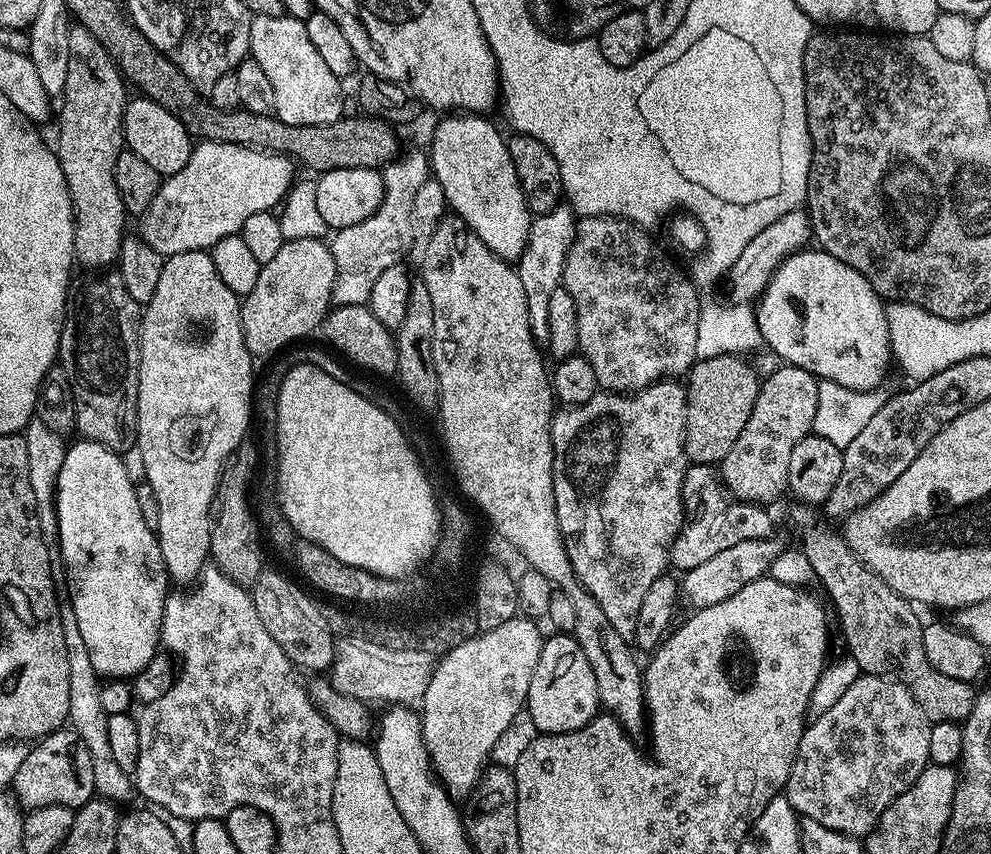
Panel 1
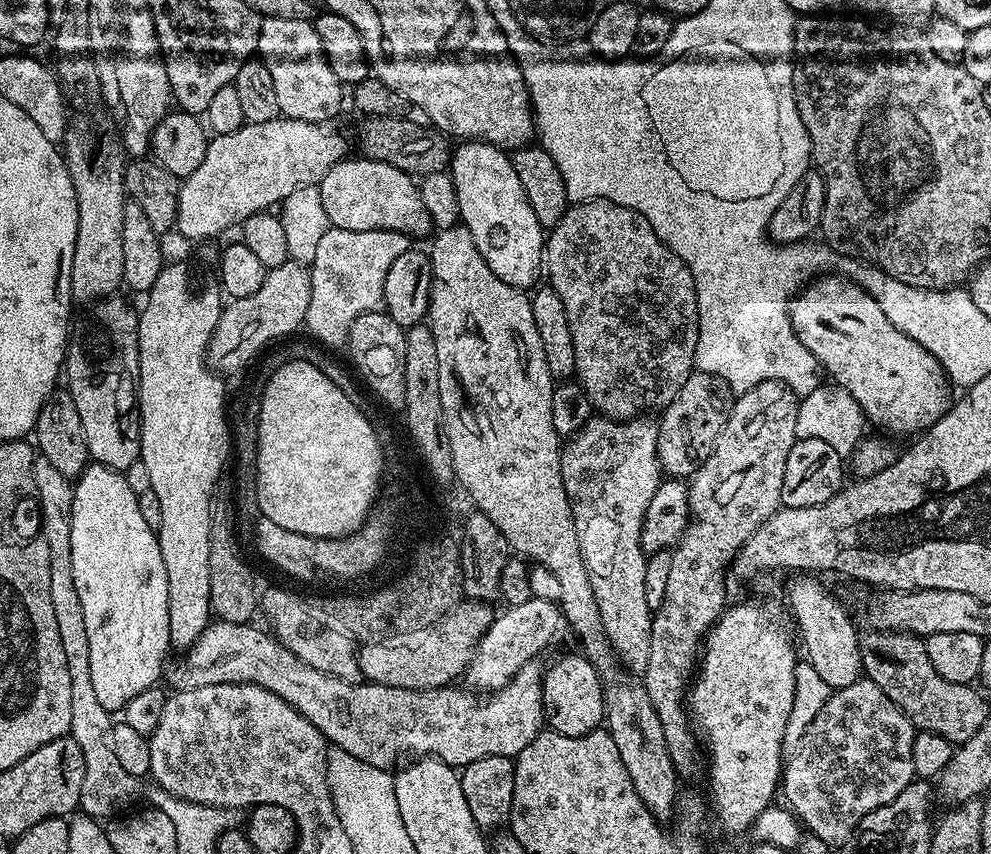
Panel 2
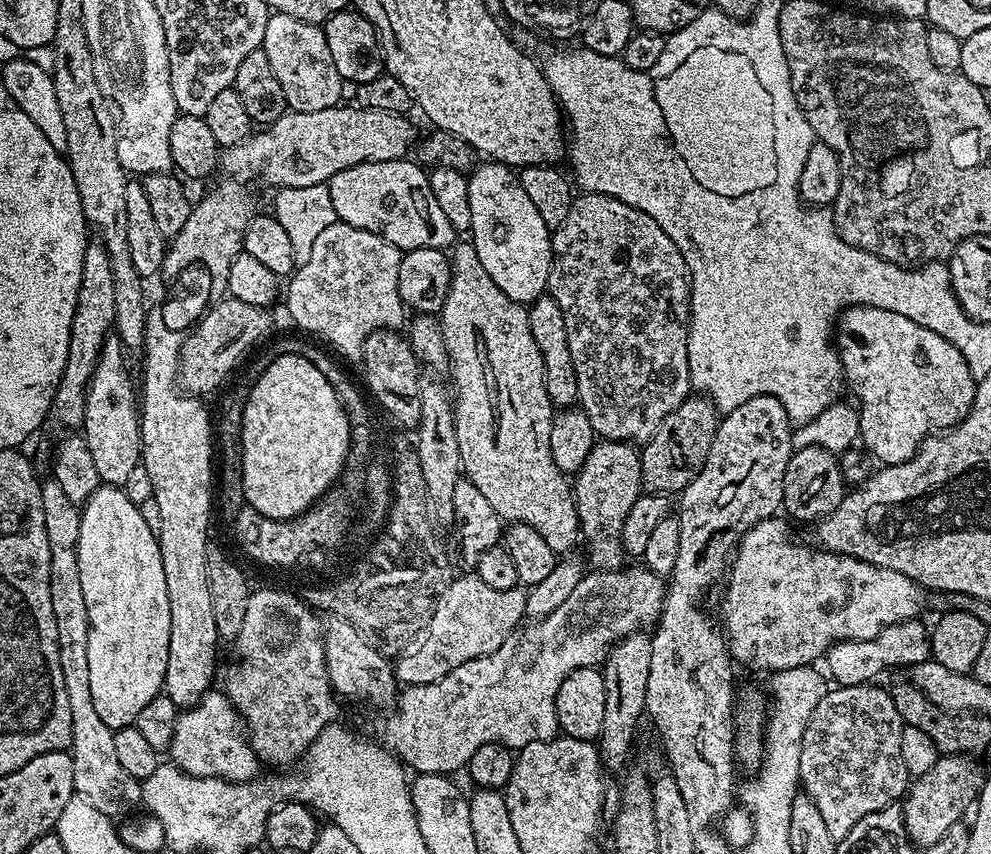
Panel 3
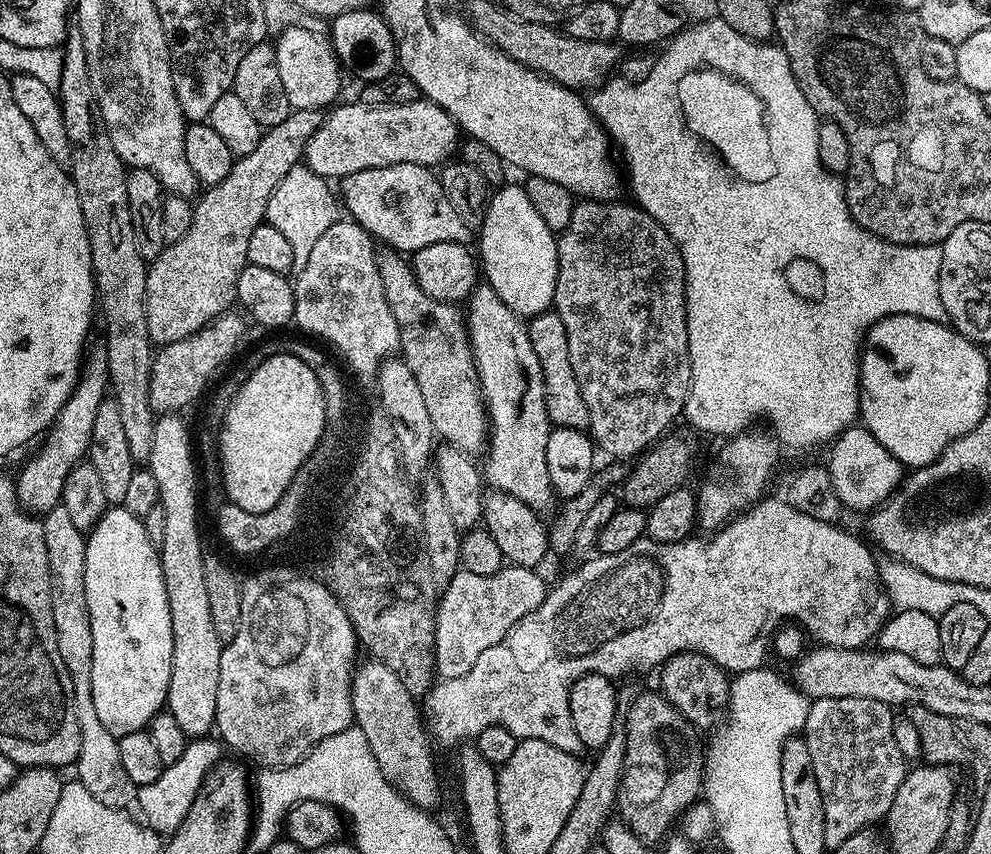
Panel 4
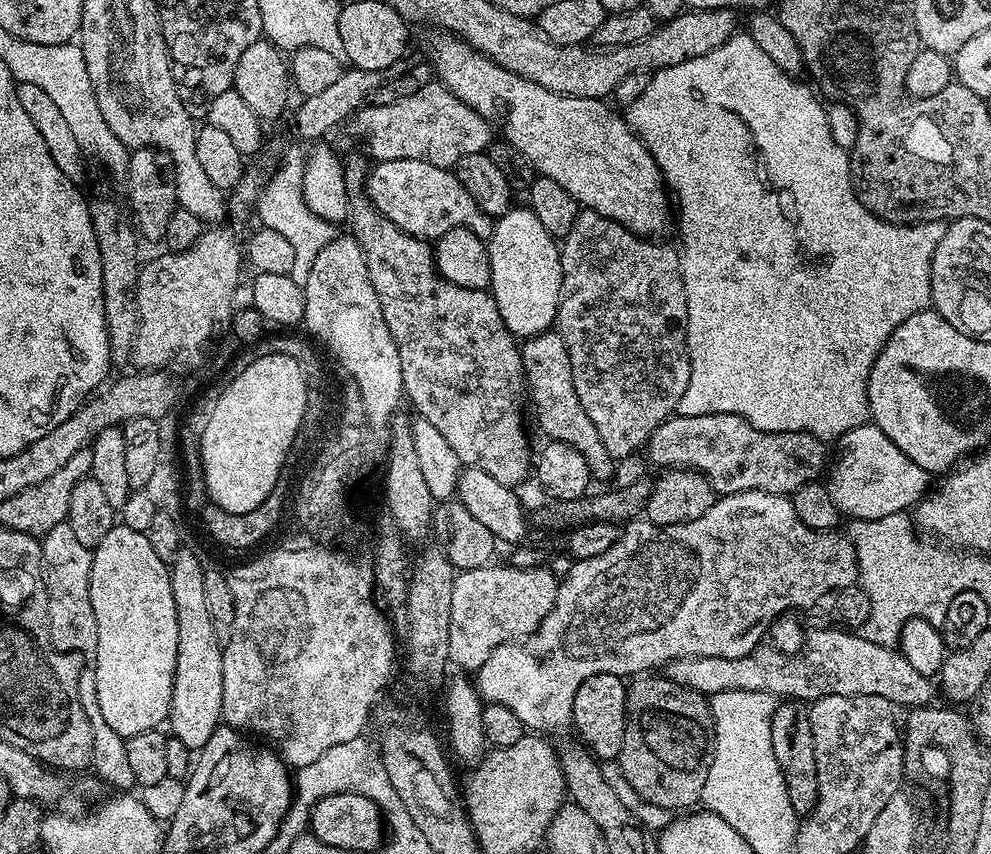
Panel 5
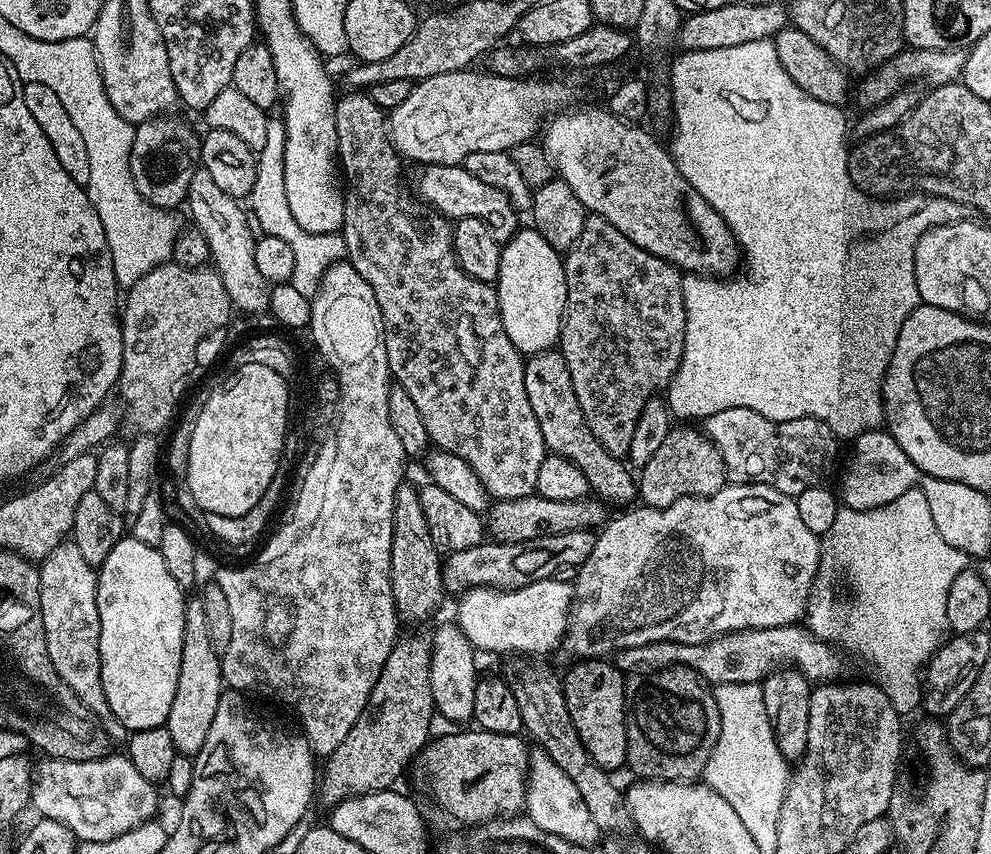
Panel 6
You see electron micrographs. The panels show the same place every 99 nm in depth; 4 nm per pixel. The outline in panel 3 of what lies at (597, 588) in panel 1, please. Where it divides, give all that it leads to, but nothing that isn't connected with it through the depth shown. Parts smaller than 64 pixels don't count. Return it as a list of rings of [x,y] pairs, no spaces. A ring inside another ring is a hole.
[[[601,439],[590,454],[586,454],[586,462],[582,462],[574,476],[574,495],[580,530],[583,539],[588,539],[588,556],[592,559],[593,569],[616,570],[625,563],[626,553],[620,540],[622,522],[626,514],[630,514],[643,488],[640,454],[635,443]],[[647,631],[632,632],[616,641],[604,660],[602,671],[606,686],[606,718],[598,737],[600,759],[605,769],[620,768],[632,752],[632,739],[636,736],[636,723],[645,715],[646,681],[650,678],[650,650],[652,638]]]

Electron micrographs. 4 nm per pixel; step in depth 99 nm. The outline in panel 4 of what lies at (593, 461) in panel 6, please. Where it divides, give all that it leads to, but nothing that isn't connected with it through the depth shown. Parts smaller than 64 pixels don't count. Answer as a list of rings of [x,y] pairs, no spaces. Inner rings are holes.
[[[549,310],[531,317],[527,325],[530,346],[534,346],[534,354],[538,354],[538,362],[542,366],[548,421],[557,428],[587,429],[590,410],[586,410],[582,390],[578,390],[578,378],[574,378],[574,366],[570,366],[570,342],[566,342],[566,326],[562,326],[562,318],[555,310]]]

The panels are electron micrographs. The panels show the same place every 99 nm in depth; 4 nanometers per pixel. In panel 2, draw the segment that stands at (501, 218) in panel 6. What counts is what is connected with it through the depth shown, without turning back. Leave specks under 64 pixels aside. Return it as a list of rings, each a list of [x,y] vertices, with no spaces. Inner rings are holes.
[[[345,158],[330,169],[319,182],[322,207],[333,228],[365,232],[402,232],[409,238],[427,237],[433,231],[430,214],[422,206],[422,194],[417,181],[407,172],[398,170],[386,162],[367,158]]]

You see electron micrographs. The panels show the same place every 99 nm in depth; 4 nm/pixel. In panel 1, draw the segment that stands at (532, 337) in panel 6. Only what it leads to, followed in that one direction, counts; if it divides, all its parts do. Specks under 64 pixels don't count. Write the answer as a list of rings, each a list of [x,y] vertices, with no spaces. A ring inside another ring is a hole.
[[[452,114],[444,118],[432,136],[430,172],[446,190],[449,209],[466,221],[494,255],[516,262],[528,245],[530,213],[514,162],[510,162],[507,139],[484,119],[488,118],[480,114]]]

